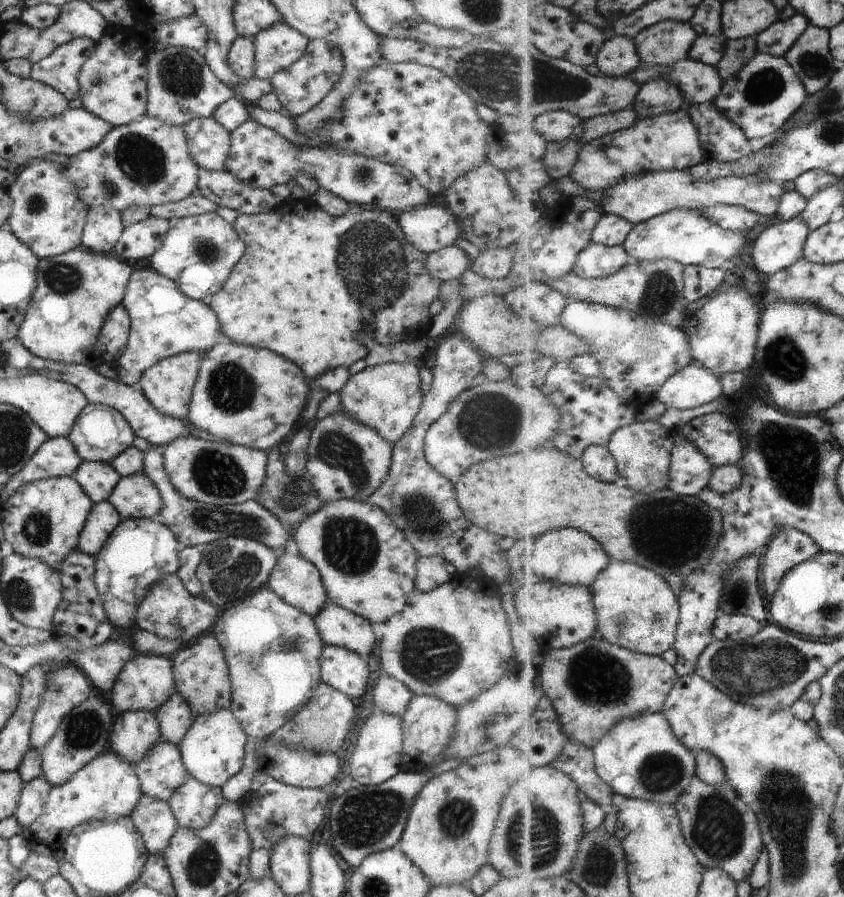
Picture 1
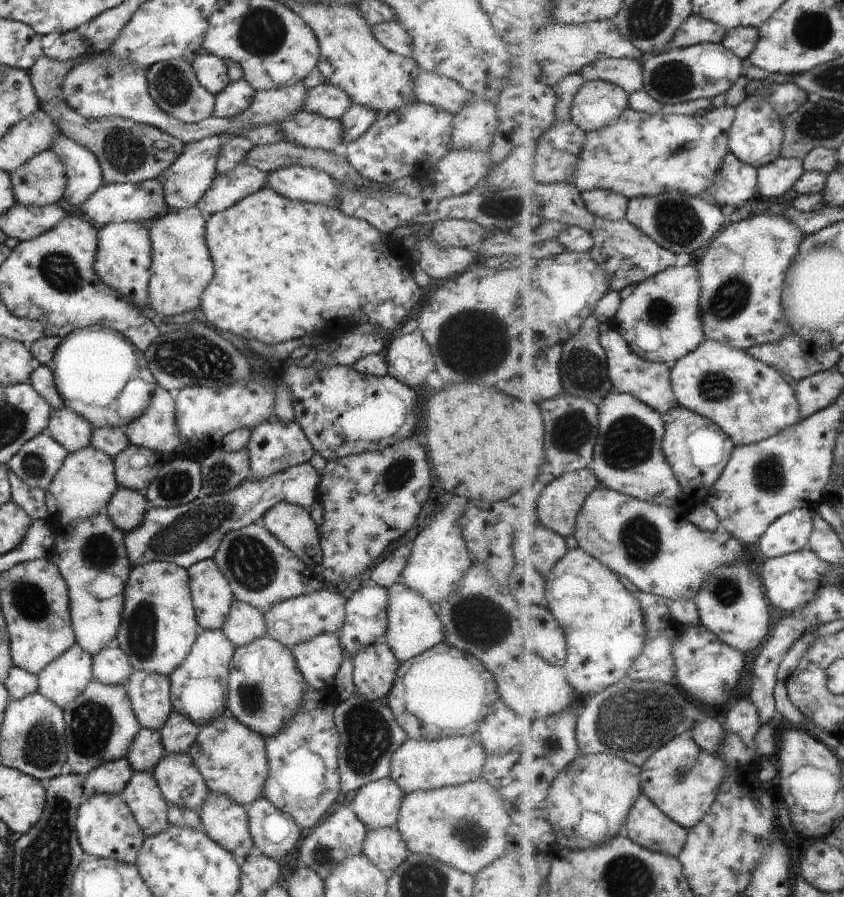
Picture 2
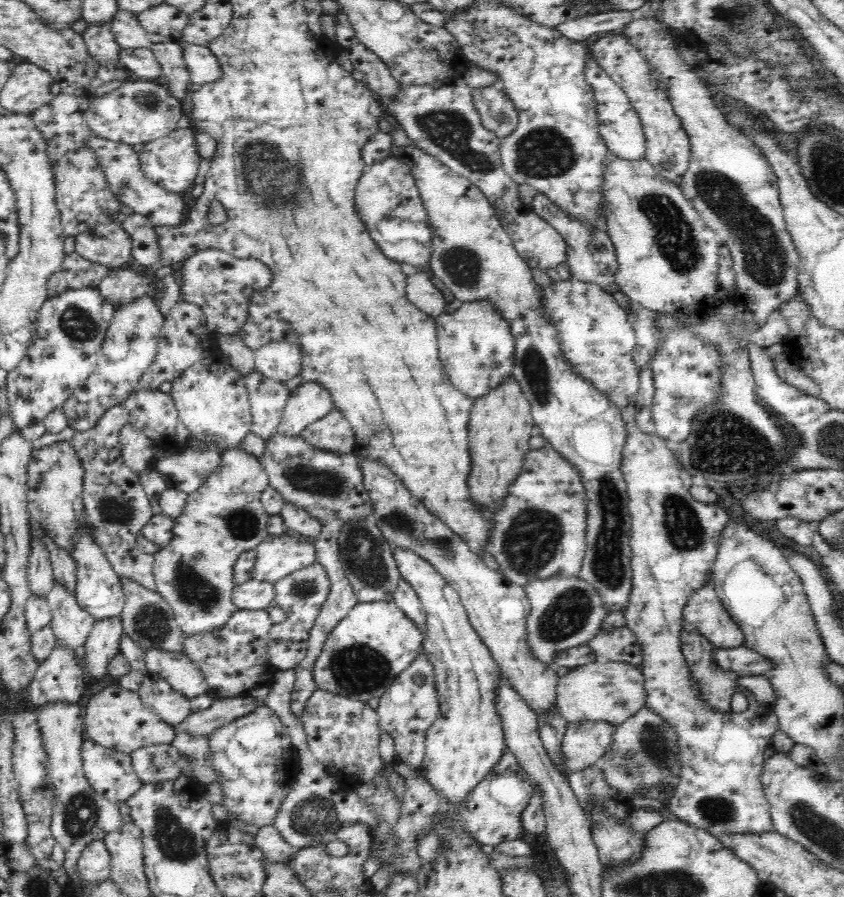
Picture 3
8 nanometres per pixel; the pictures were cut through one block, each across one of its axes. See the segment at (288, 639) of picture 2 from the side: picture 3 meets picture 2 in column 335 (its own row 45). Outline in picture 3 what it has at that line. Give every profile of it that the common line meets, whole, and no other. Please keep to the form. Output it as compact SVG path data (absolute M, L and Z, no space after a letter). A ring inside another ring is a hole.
M614 32L593 42L591 46L594 60L618 83L629 96L642 122L646 138L646 160L654 170L666 180L676 185L682 184L684 174L690 166L690 139L682 127L682 121L676 114L673 104L663 96L660 84L649 77L649 65L636 46L622 33Z

